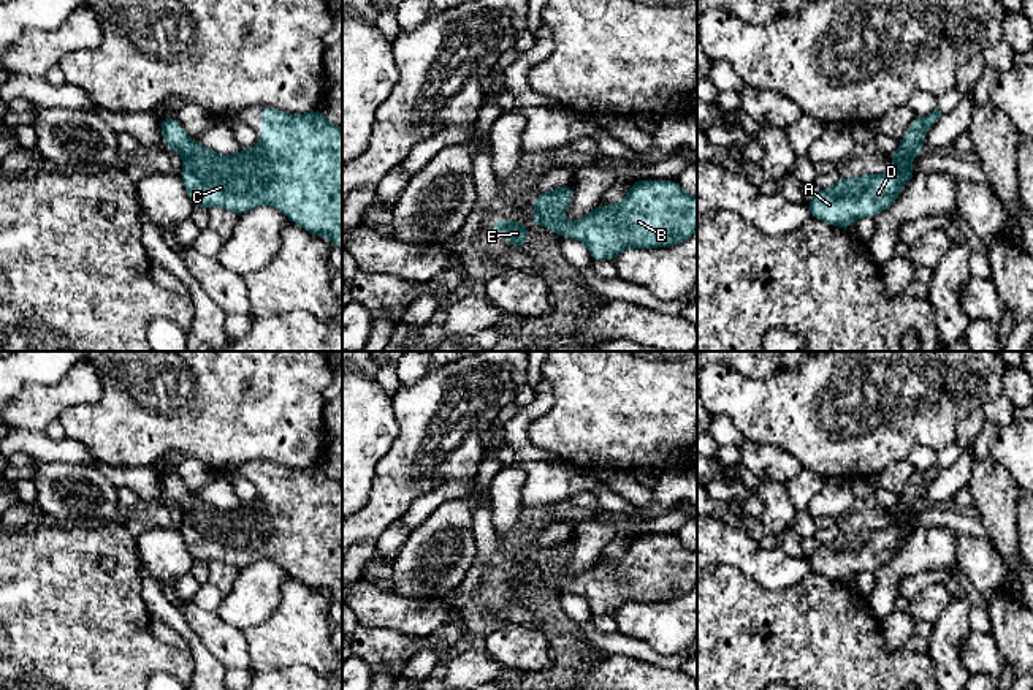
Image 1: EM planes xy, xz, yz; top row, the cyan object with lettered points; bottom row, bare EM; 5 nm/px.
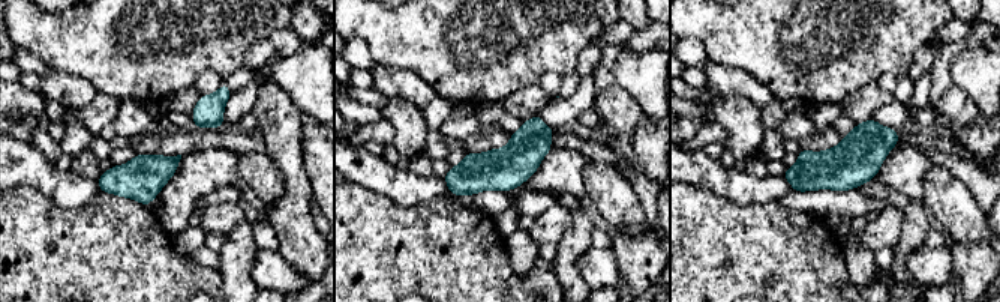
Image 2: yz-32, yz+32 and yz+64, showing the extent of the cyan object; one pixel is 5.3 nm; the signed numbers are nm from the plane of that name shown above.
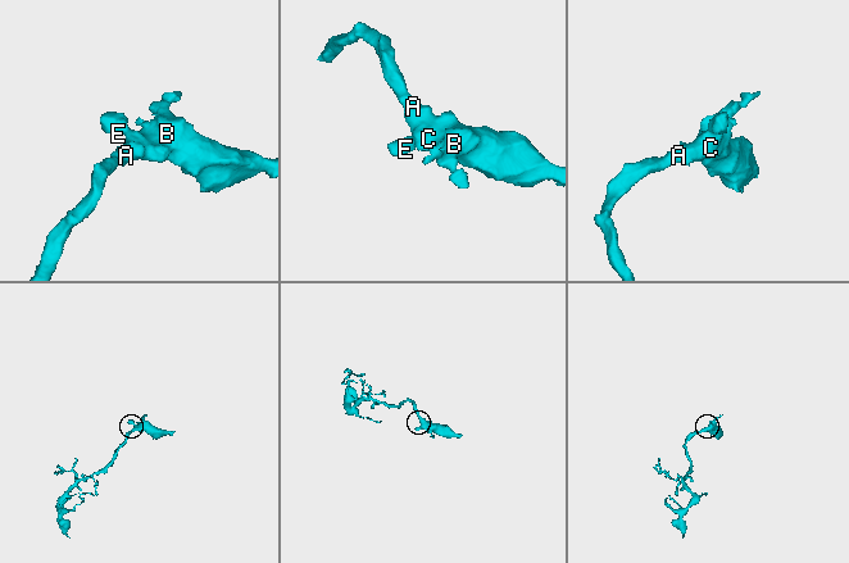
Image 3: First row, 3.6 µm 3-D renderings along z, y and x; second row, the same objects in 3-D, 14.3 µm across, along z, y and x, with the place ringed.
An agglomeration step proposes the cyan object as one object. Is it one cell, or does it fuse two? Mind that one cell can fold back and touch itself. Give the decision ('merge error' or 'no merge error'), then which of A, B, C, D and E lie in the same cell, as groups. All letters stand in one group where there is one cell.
no merge error; groups A B C D E

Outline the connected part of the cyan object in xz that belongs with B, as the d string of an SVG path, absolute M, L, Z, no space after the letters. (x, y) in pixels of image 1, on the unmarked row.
M677 535L632 536L621 557L597 559L581 574L567 578L564 567L572 549L572 540L539 548L531 578L581 595L594 616L615 616L626 603L672 601L697 586L697 551L688 549Z

